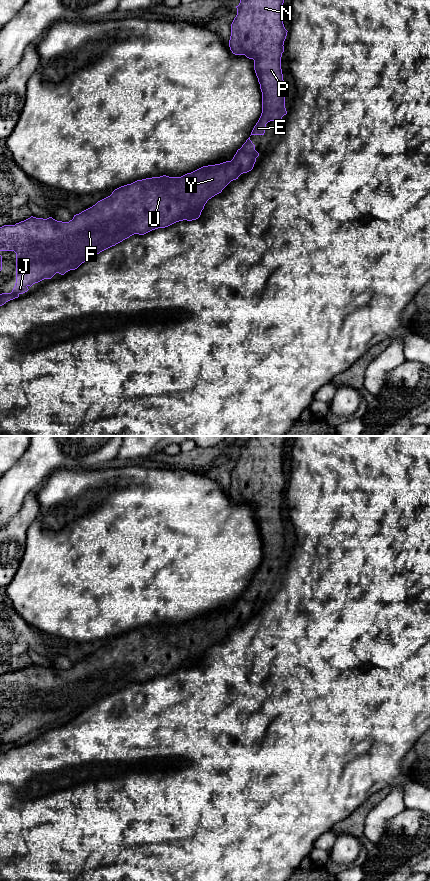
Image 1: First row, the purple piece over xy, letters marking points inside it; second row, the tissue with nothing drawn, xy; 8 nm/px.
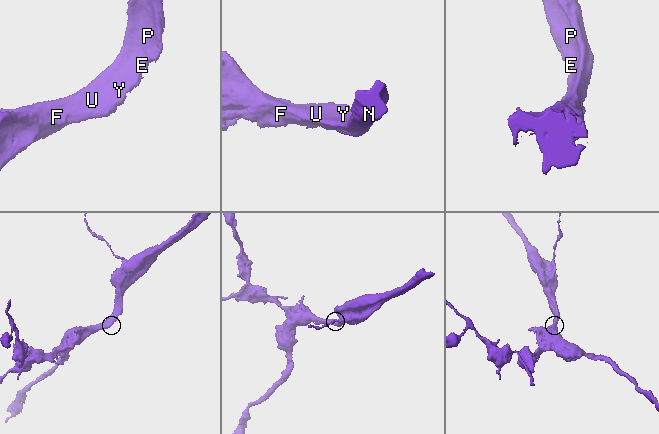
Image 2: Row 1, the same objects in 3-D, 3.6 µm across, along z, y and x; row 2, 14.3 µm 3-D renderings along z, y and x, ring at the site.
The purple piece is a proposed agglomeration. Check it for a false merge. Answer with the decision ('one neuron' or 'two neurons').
one neuron

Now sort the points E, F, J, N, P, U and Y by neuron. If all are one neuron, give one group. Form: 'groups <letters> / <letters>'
groups E F J N P U Y

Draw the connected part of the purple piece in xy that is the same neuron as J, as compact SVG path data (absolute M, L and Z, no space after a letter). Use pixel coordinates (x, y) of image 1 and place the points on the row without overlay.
M249 585L231 609L203 614L181 625L163 623L121 634L110 644L74 663L69 670L31 664L15 673L0 675L0 699L16 701L16 731L11 741L0 742L0 754L27 740L29 734L51 727L56 721L64 723L75 718L91 705L134 682L144 683L179 669L198 667L207 649L241 622L251 619L258 604Z

